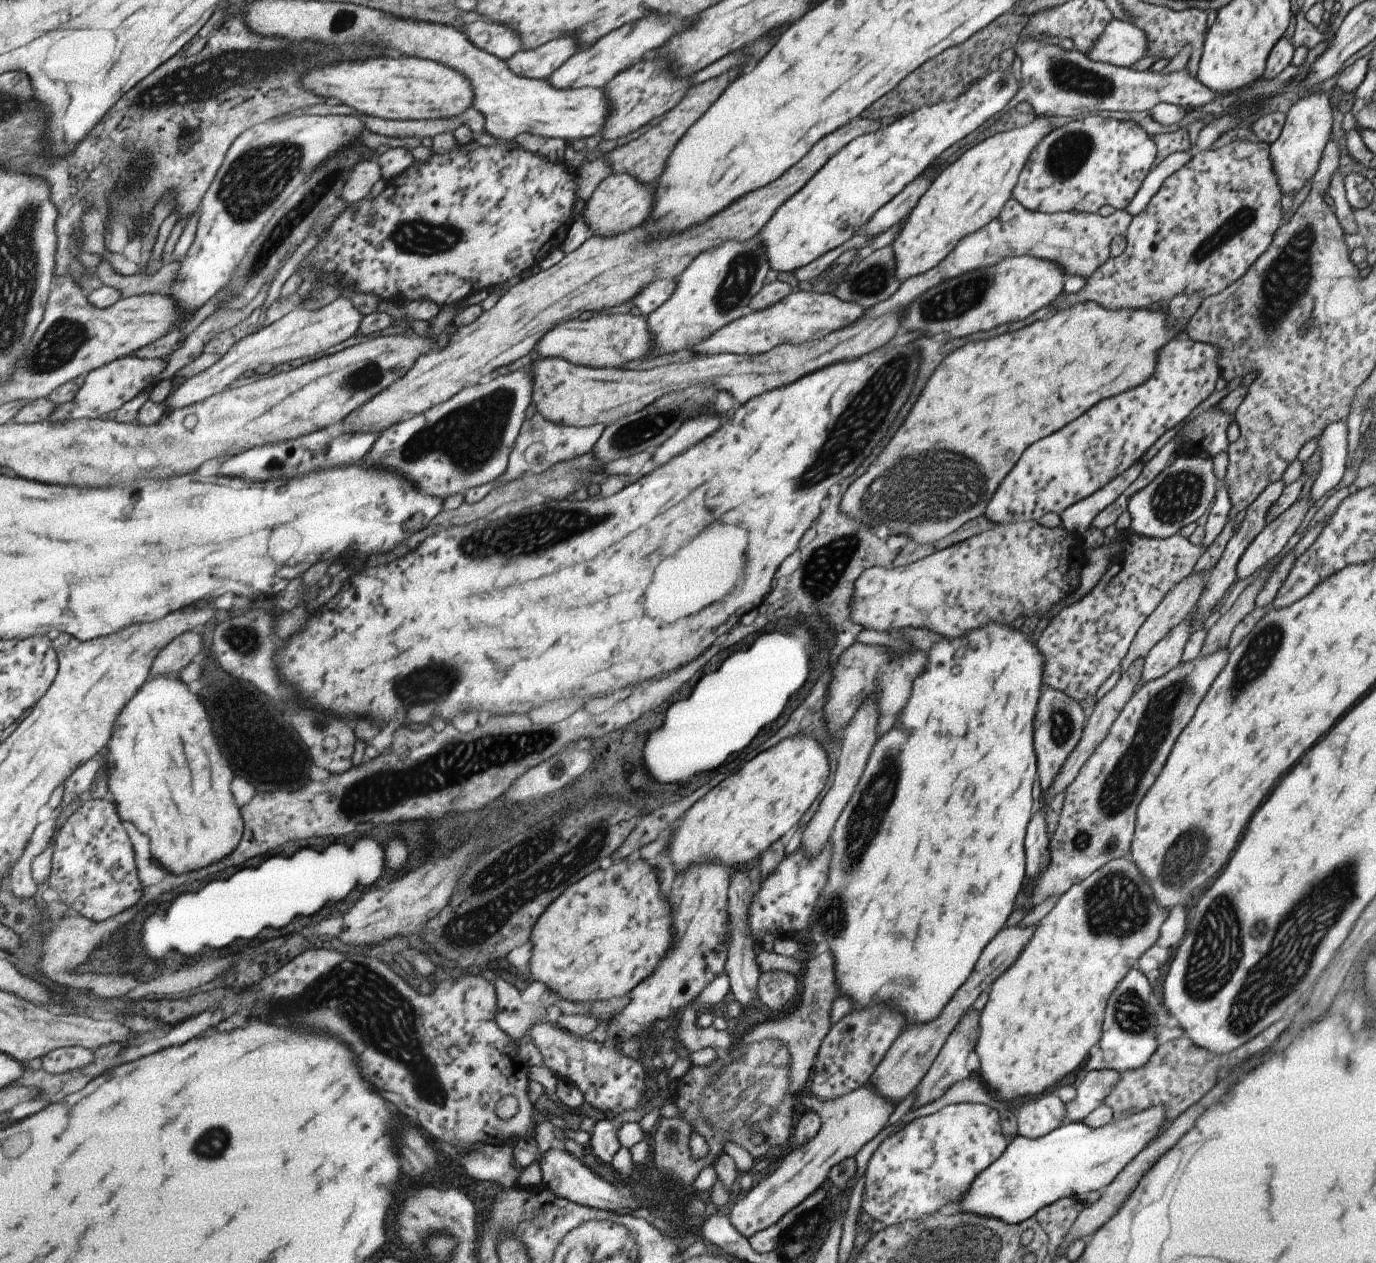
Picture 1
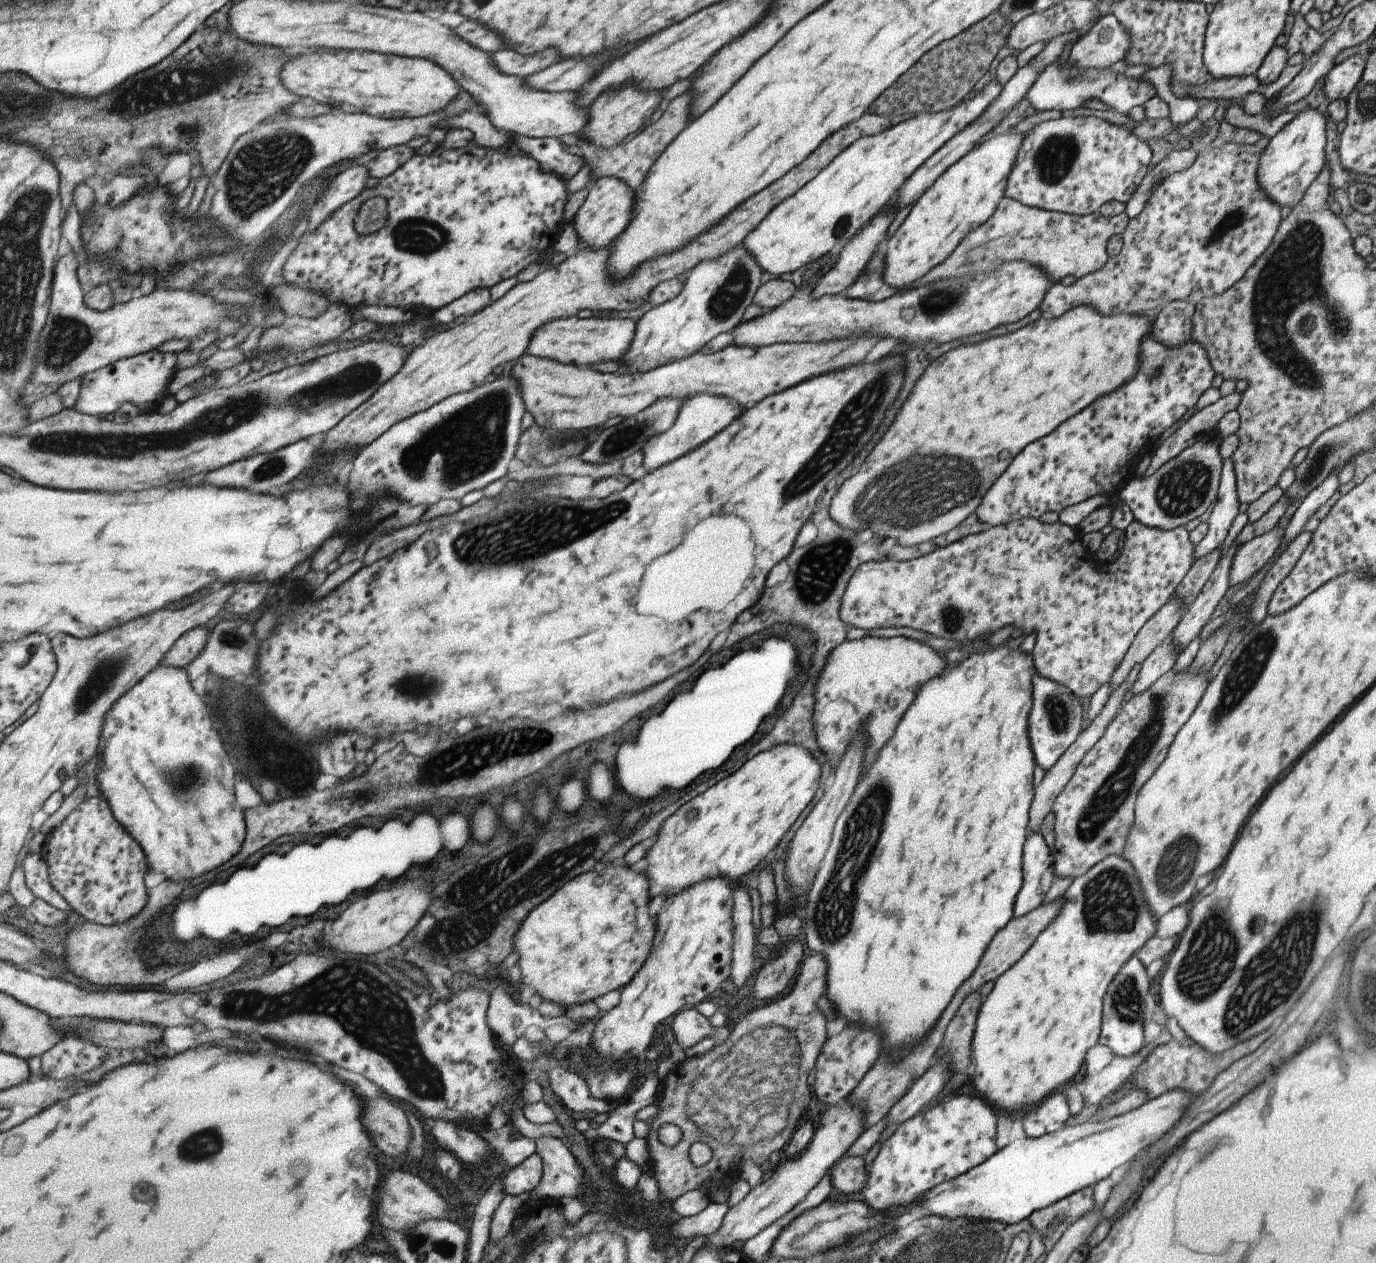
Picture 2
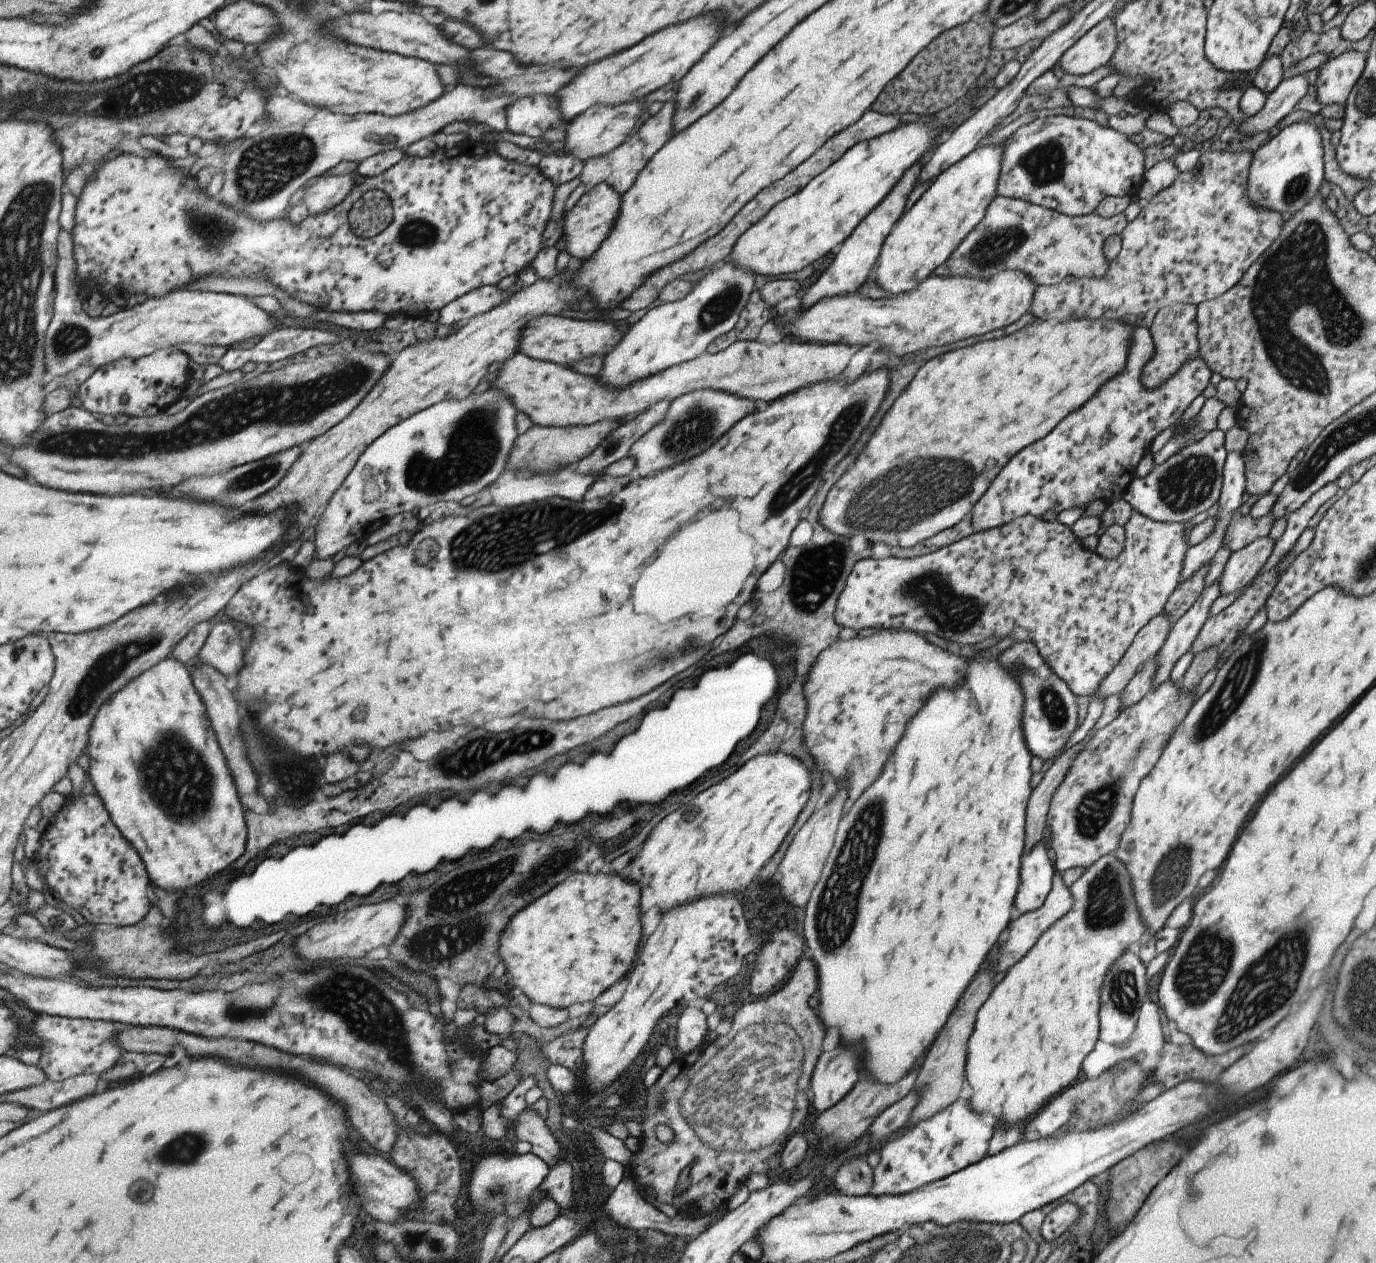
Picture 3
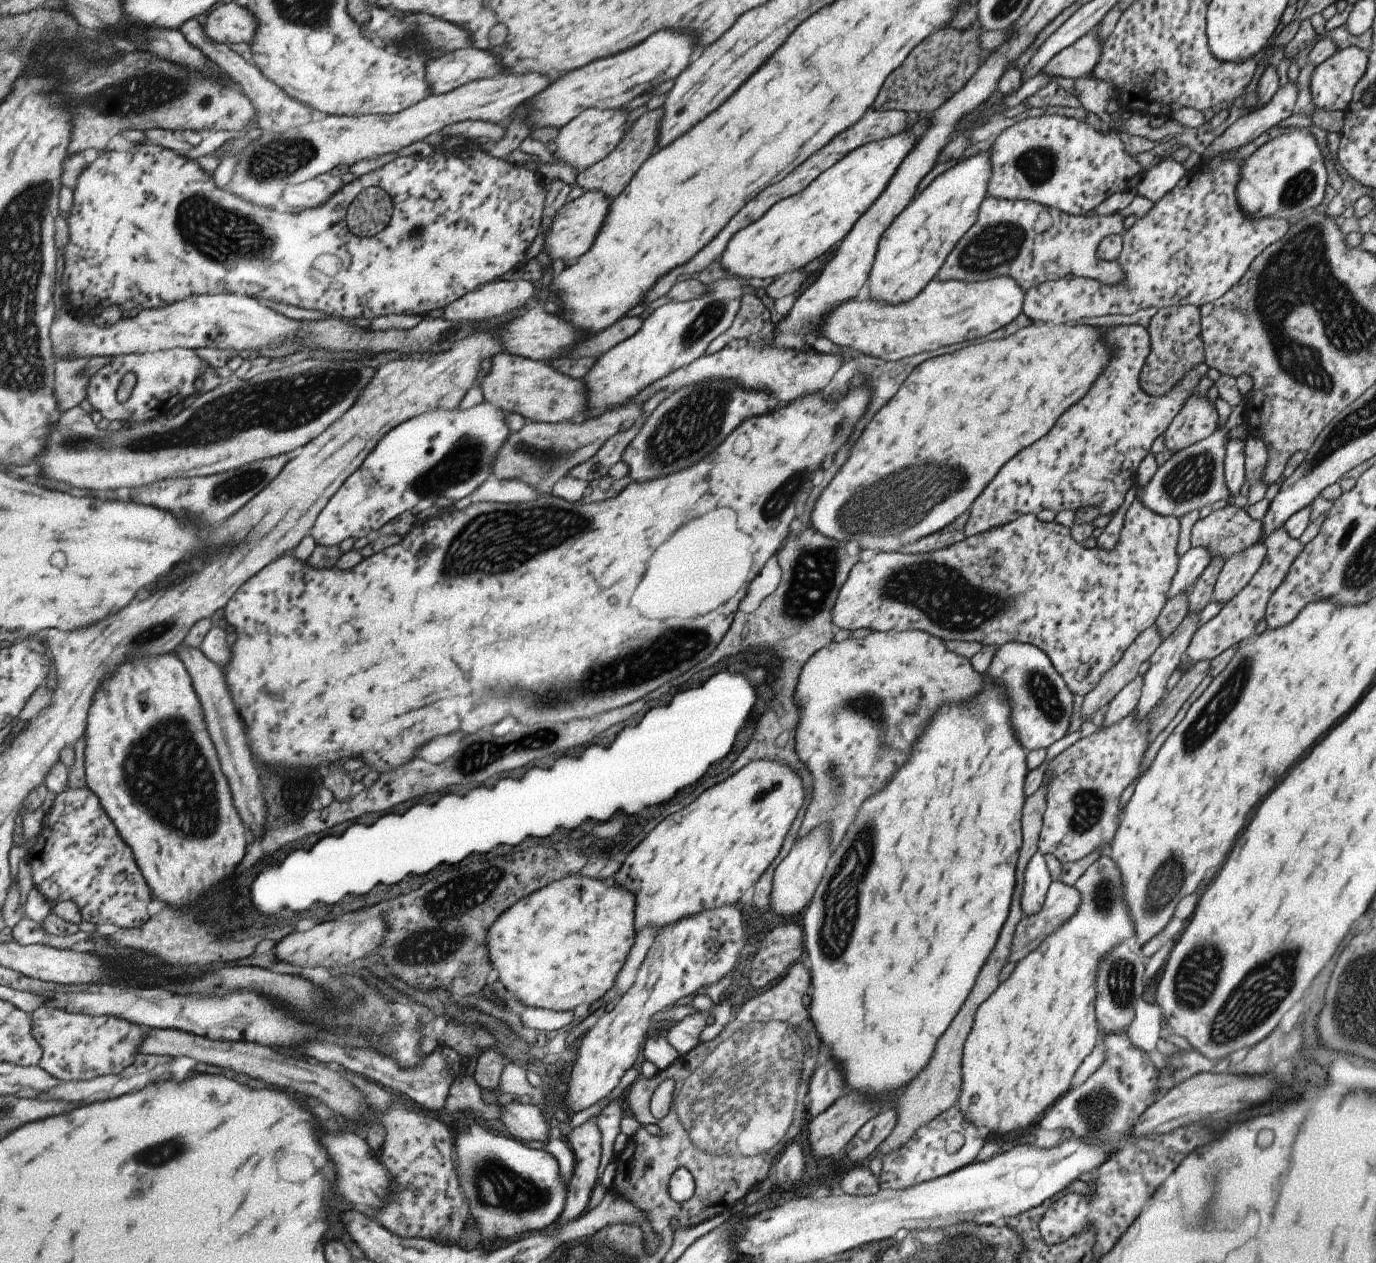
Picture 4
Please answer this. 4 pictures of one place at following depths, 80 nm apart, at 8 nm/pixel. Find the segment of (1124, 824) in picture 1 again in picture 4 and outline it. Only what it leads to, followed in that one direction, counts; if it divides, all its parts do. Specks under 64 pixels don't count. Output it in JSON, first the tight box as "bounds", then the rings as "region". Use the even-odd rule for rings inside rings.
{"bounds":[1036,710,1148,864],"region":[[[1134,710],[1118,723],[1101,728],[1088,736],[1080,737],[1073,744],[1059,752],[1049,762],[1042,776],[1046,793],[1042,814],[1041,828],[1036,842],[1036,850],[1042,855],[1053,854],[1060,864],[1075,862],[1087,856],[1097,846],[1102,846],[1106,853],[1107,846],[1117,828],[1119,810],[1118,800],[1123,789],[1137,776],[1143,752],[1148,746],[1146,742],[1146,718],[1137,721]]]}

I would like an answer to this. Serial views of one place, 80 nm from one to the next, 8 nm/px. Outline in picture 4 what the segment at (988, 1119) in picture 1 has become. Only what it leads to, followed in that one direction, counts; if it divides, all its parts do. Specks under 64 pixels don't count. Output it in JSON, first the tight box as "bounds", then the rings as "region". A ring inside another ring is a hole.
{"bounds":[879,1106,989,1189],"region":[[[951,1106],[920,1126],[907,1142],[886,1154],[882,1159],[879,1189],[904,1189],[949,1174],[962,1166],[969,1165],[985,1141],[989,1132],[969,1124],[958,1107]]]}

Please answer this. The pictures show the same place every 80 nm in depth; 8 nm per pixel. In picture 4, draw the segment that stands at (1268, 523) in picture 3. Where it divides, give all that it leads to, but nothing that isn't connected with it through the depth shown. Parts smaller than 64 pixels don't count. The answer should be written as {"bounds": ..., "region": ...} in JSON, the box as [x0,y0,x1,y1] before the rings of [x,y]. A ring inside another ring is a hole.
{"bounds":[1189,503,1263,560],"region":[[[1233,503],[1223,506],[1221,509],[1211,511],[1203,518],[1199,517],[1190,530],[1189,546],[1191,549],[1195,547],[1203,547],[1207,549],[1211,556],[1221,556],[1223,560],[1227,560],[1231,555],[1241,552],[1243,549],[1254,545],[1259,540],[1263,540],[1260,536],[1262,522],[1252,519],[1247,513],[1245,507],[1237,507]]]}

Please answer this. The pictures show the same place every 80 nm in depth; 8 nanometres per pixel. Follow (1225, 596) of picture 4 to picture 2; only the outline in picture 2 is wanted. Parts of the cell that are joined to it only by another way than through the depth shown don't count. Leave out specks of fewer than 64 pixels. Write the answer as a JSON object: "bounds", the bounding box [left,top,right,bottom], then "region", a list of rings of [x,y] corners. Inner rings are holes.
{"bounds":[1229,521,1287,586],"region":[[[1287,521],[1285,526],[1275,526],[1271,528],[1269,532],[1265,532],[1251,540],[1243,543],[1237,552],[1233,554],[1233,560],[1231,566],[1229,566],[1229,586],[1237,586],[1237,584],[1243,584],[1245,580],[1249,580],[1263,565],[1272,558],[1273,554],[1279,550],[1281,546],[1281,540],[1283,540],[1283,534],[1285,534],[1285,528],[1287,528]]]}

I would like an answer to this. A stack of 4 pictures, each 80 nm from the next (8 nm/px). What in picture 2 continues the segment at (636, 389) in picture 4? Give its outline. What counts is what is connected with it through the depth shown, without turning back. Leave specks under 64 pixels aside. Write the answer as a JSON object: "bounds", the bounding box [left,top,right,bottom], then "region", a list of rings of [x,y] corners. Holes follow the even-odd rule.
{"bounds":[618,244,762,374],"region":[[[740,244],[713,260],[697,263],[688,271],[688,278],[683,283],[681,292],[675,298],[652,307],[637,320],[633,340],[631,340],[627,352],[619,358],[623,362],[623,366],[618,371],[622,369],[627,374],[633,374],[633,372],[653,370],[661,364],[685,359],[687,356],[697,353],[697,350],[701,350],[715,336],[721,333],[729,333],[731,328],[742,322],[743,312],[745,312],[747,306],[752,304],[753,296],[760,286],[761,274],[762,271],[757,263]]]}

